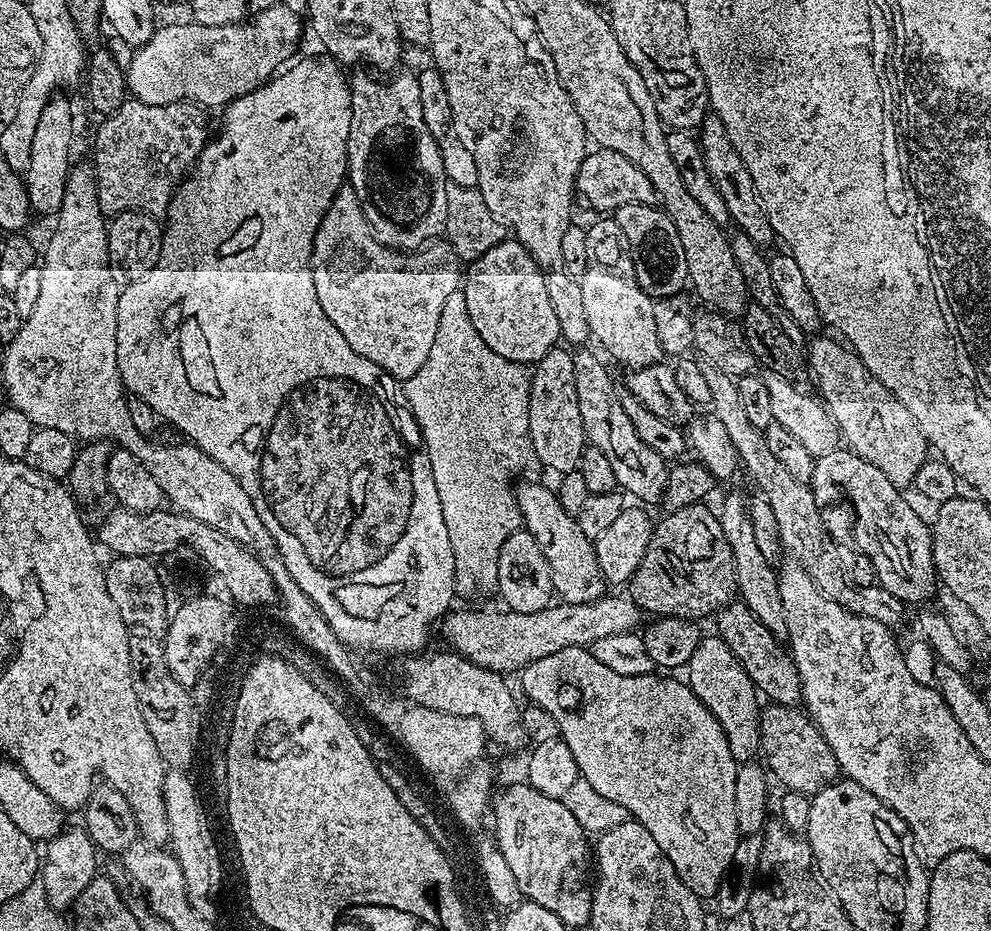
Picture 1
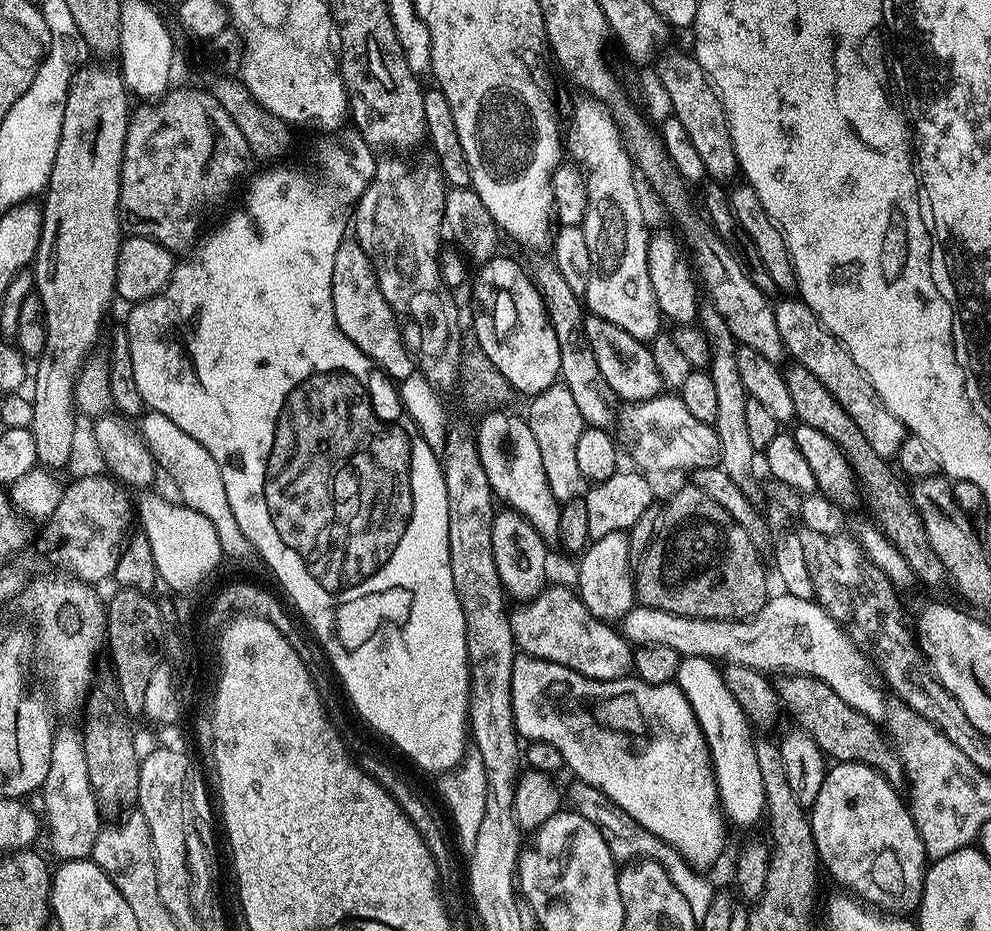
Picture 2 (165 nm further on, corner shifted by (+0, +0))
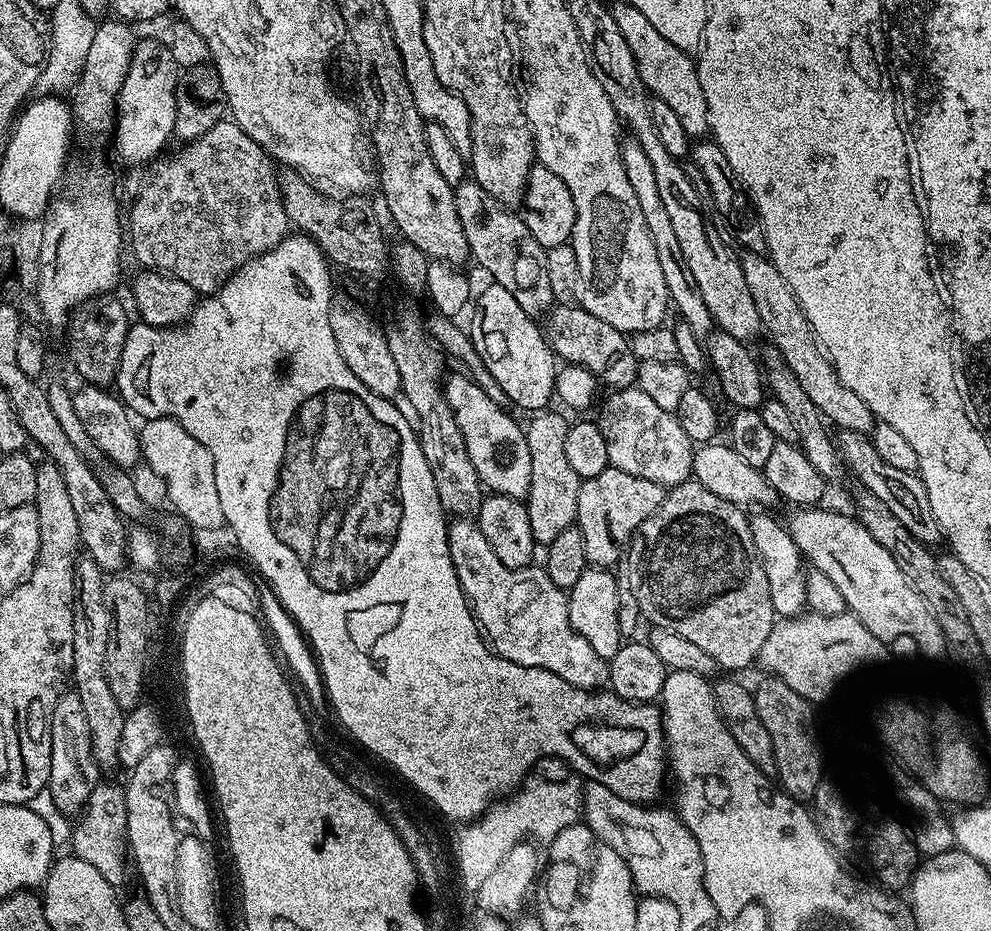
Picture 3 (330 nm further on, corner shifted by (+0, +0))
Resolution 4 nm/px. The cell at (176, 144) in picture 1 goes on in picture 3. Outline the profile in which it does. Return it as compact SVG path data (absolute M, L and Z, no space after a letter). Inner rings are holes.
M231 118L219 120L217 124L210 126L210 130L206 130L198 138L187 141L183 146L180 146L177 152L172 152L169 156L166 155L161 155L147 165L148 173L145 174L144 181L141 182L140 189L137 190L136 197L132 200L132 209L126 212L126 232L130 237L130 248L132 244L132 252L136 255L137 262L144 264L140 266L178 278L182 282L189 284L198 294L204 294L204 292L215 293L223 286L225 280L237 268L241 268L247 260L251 260L252 257L268 251L278 241L289 235L290 221L282 202L277 169L272 169L274 167L273 163L263 146L258 142L254 142L254 138L250 138L250 134L246 134L246 130L242 130L235 120Z

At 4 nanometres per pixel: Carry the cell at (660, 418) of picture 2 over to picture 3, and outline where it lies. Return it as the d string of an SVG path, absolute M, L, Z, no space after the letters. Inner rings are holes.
M638 387L622 388L607 393L600 408L598 423L606 438L609 465L626 470L638 478L675 486L692 476L692 439L682 430L675 412L662 410Z

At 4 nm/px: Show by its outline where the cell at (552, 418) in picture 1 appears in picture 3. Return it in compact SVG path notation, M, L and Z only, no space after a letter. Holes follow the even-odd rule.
M541 410L526 424L526 446L530 446L530 490L526 497L530 530L537 545L547 546L562 534L562 530L573 527L578 510L578 490L581 478L574 474L566 458L566 434L569 421L563 420L553 410Z

